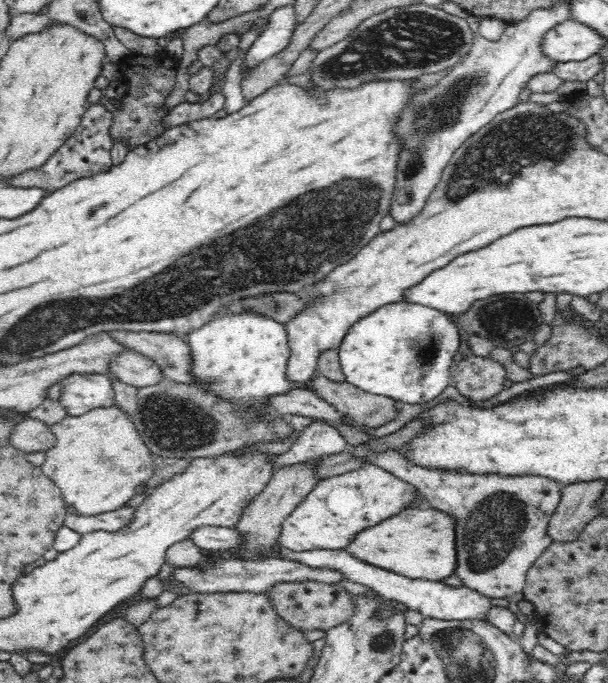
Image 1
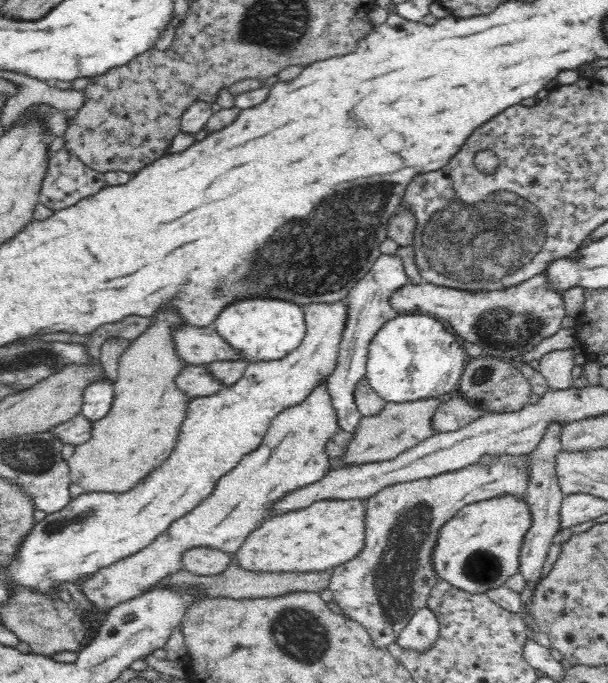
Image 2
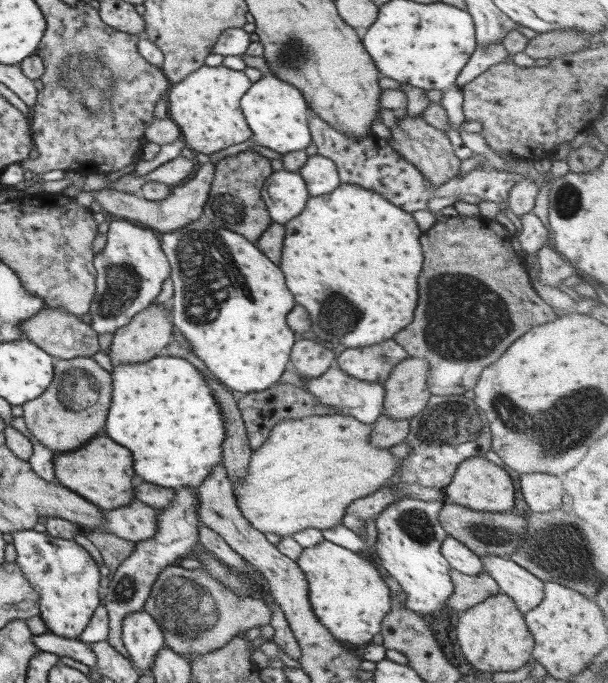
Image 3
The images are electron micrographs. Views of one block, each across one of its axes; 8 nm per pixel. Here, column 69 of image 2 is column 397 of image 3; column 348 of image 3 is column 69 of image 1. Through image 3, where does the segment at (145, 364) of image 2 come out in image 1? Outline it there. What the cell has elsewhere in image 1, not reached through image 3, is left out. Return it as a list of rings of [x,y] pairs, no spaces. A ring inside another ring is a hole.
[[[114,404],[90,410],[84,416],[67,415],[60,422],[50,426],[56,437],[56,444],[46,451],[46,461],[41,470],[61,490],[66,505],[73,506],[77,512],[86,516],[112,512],[129,502],[136,494],[136,487],[152,478],[156,455],[142,440],[133,419],[132,415],[128,415]]]

